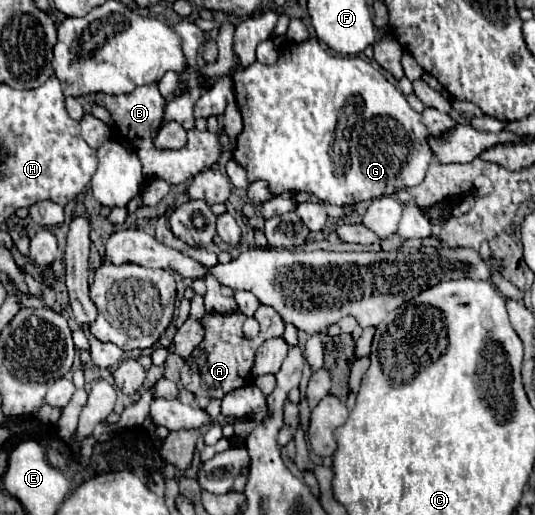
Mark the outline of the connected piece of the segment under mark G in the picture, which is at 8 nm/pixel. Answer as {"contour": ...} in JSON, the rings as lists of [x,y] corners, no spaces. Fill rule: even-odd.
{"contour":[[[310,39],[306,43],[288,43],[280,49],[280,59],[274,65],[262,65],[254,63],[246,67],[244,71],[234,71],[234,91],[236,91],[236,101],[244,117],[244,131],[236,139],[236,149],[234,149],[234,161],[240,163],[248,171],[248,179],[266,179],[270,183],[270,189],[274,193],[284,193],[284,191],[306,191],[310,195],[316,195],[322,203],[330,205],[348,205],[348,203],[360,203],[368,201],[374,197],[390,195],[390,191],[398,191],[404,187],[416,187],[424,181],[426,169],[432,159],[432,149],[428,145],[428,129],[420,121],[420,113],[416,113],[406,97],[386,79],[383,71],[374,67],[368,59],[361,57],[342,57],[326,51],[318,39]]]}

